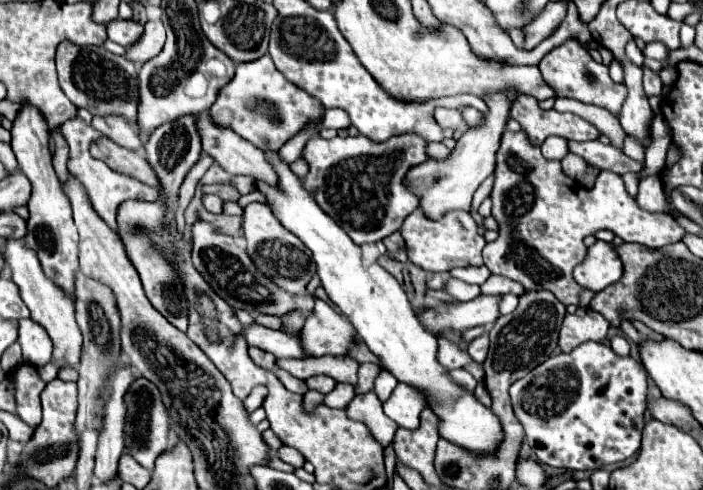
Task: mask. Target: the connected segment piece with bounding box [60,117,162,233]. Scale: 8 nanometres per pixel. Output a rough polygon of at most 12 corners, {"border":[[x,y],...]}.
{"border":[[80,117],[60,125],[68,173],[82,181],[98,217],[118,233],[128,199],[162,201],[142,181],[90,155],[104,135]]}

